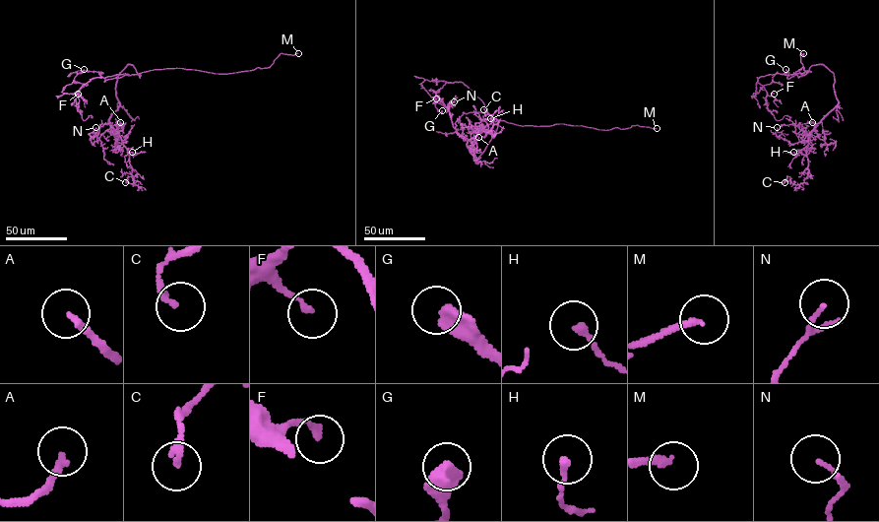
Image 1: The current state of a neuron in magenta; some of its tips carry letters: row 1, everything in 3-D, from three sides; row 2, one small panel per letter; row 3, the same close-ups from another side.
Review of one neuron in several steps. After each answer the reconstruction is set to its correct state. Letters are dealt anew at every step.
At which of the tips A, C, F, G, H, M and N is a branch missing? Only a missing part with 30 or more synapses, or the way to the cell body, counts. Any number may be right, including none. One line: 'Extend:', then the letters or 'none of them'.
Extend: A, M

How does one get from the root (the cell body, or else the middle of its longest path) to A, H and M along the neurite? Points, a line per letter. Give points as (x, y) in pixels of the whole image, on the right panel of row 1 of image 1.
A: (811, 66), (822, 64), (834, 74), (838, 101), (817, 125), (812, 122)
H: (811, 66), (822, 64), (834, 74), (838, 103), (810, 133), (806, 155), (793, 152)
M: (811, 66), (798, 77), (795, 71), (801, 68), (801, 74), (805, 71), (800, 62), (800, 54), (803, 53)

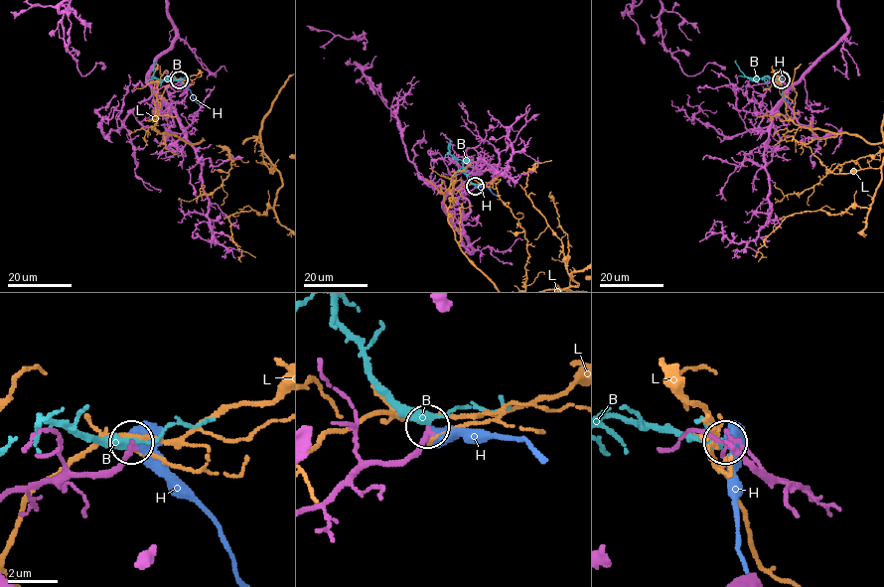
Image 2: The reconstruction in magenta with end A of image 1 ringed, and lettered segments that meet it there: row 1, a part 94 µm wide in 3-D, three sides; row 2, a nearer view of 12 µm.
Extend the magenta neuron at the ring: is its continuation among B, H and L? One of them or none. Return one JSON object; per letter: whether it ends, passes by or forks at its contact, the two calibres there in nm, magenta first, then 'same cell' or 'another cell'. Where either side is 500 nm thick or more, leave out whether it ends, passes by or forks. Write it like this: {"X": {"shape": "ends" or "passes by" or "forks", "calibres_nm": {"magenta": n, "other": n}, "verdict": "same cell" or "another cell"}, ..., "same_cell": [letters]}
{"B": {"shape": "passes by", "calibres_nm": {"magenta": 240, "other": 320}, "verdict": "same cell"}, "H": {"calibres_nm": {"magenta": 260, "other": 550}, "verdict": "another cell"}, "L": {"shape": "ends", "calibres_nm": {"magenta": 280, "other": 140}, "verdict": "another cell"}, "same_cell": ["B"]}

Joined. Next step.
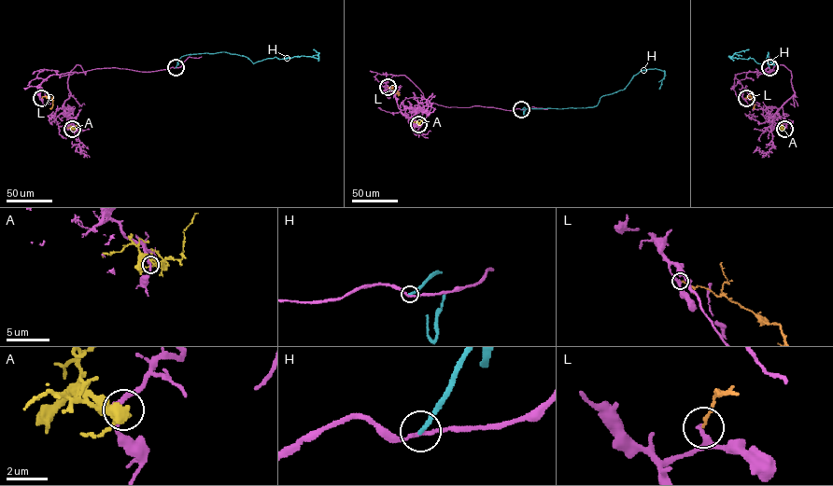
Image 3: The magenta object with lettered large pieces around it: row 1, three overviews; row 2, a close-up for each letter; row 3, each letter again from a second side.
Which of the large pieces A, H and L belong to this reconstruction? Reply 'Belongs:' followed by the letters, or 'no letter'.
Belongs: L

